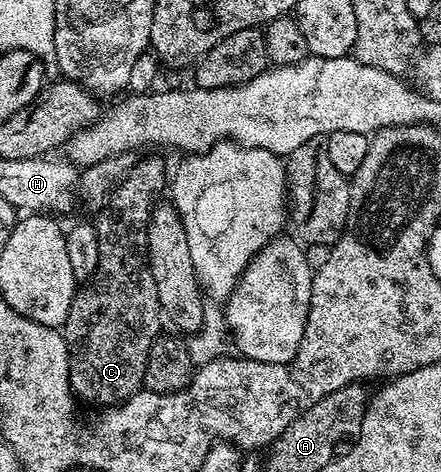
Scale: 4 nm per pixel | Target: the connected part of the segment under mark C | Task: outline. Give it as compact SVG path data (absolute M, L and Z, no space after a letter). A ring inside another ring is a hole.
M146 164L142 169L140 168L127 176L113 193L106 197L102 207L97 209L98 220L93 221L93 226L98 232L100 250L98 268L86 286L88 288L83 292L81 289L75 295L66 323L60 329L66 344L72 344L73 350L78 354L76 358L78 362L70 364L70 390L79 401L87 400L90 404L102 404L98 406L117 406L142 388L148 350L163 331L164 315L160 299L157 298L156 285L149 270L146 246L146 230L150 225L151 213L156 207L153 192L154 188L162 184L162 172L154 164ZM92 326L102 328L102 338L106 344L102 346L102 350L98 346L98 350L92 348L88 352L80 352L80 350L86 350L82 332L88 328L92 330Z

